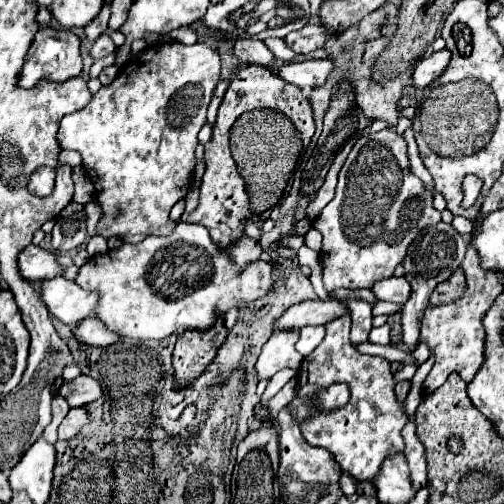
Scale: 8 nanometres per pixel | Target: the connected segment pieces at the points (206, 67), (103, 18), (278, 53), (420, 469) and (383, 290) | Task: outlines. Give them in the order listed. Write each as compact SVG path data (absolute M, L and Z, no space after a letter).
M180 42L152 44L126 64L110 86L102 86L82 110L62 118L56 140L62 148L80 152L82 166L96 188L96 202L102 206L96 234L138 244L146 236L166 236L174 230L176 224L168 214L188 194L190 176L196 166L196 136L206 124L206 110L218 80L220 54L214 48L200 42L192 46Z
M104 4L102 10L100 10L100 14L98 14L98 16L84 28L86 38L88 38L90 42L94 42L100 34L106 32L106 28L108 28L108 18L110 18L110 6Z
M267 38L264 43L272 51L274 58L280 60L280 62L290 62L290 60L294 60L294 56L296 56L295 52L286 46L283 39Z
M412 420L406 422L402 438L404 438L404 456L410 466L412 488L420 490L426 486L426 458L424 458L424 446L416 436L416 424Z
M394 276L372 284L370 290L376 296L376 300L386 300L394 304L404 304L406 298L410 296L410 284L406 282L406 278L394 278Z

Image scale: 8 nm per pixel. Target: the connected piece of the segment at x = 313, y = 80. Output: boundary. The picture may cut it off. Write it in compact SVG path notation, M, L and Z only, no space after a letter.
M304 60L304 62L290 62L278 66L274 74L298 88L306 88L306 86L316 88L326 82L330 72L332 72L330 60Z

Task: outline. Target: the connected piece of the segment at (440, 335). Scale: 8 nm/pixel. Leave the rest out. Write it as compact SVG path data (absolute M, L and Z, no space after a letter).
M468 246L468 250L466 250L466 256L462 260L462 270L464 270L466 282L468 282L464 296L452 304L438 304L438 306L428 304L428 308L424 310L424 316L422 316L420 342L428 344L432 356L434 356L434 362L436 362L422 384L422 398L426 398L434 390L438 390L446 382L450 372L458 372L464 382L470 382L484 362L484 336L486 334L484 334L482 318L484 318L486 310L492 306L494 298L502 292L502 284L500 284L496 272L480 268L478 254L474 254L472 246Z

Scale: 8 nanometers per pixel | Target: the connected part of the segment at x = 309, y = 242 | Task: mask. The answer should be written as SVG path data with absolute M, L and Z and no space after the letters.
M312 227L309 232L304 236L305 245L315 252L319 253L322 244L322 235L318 230Z

